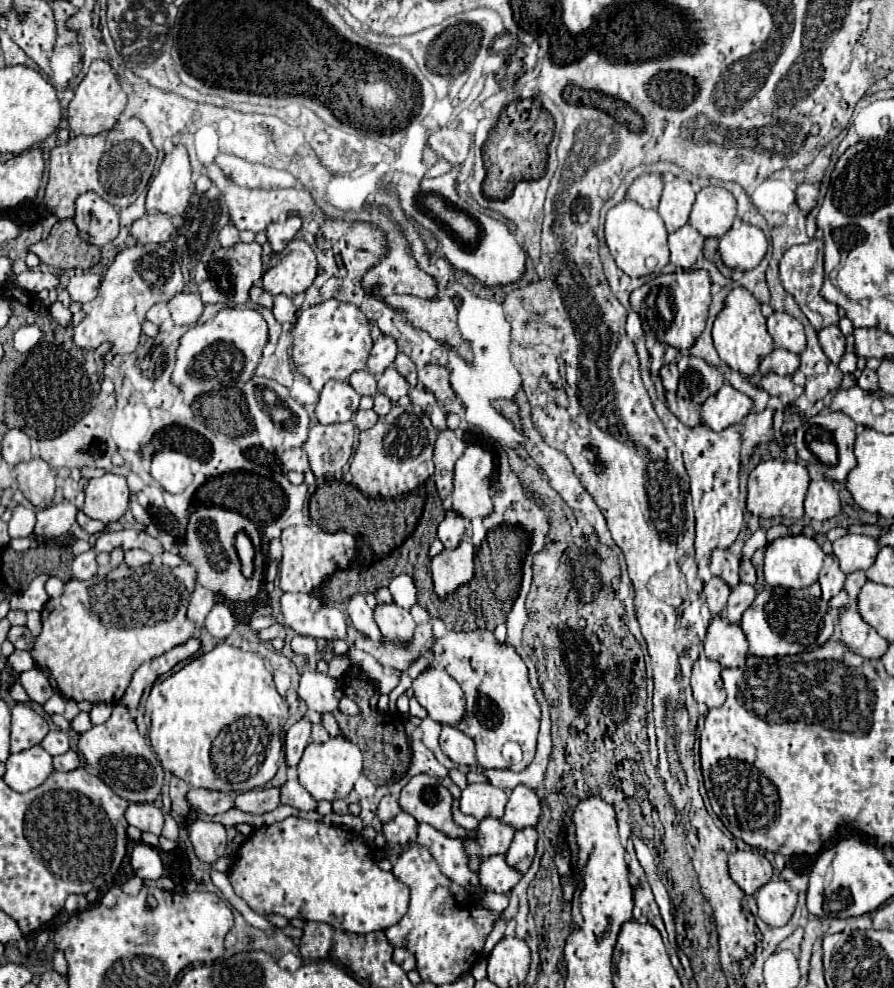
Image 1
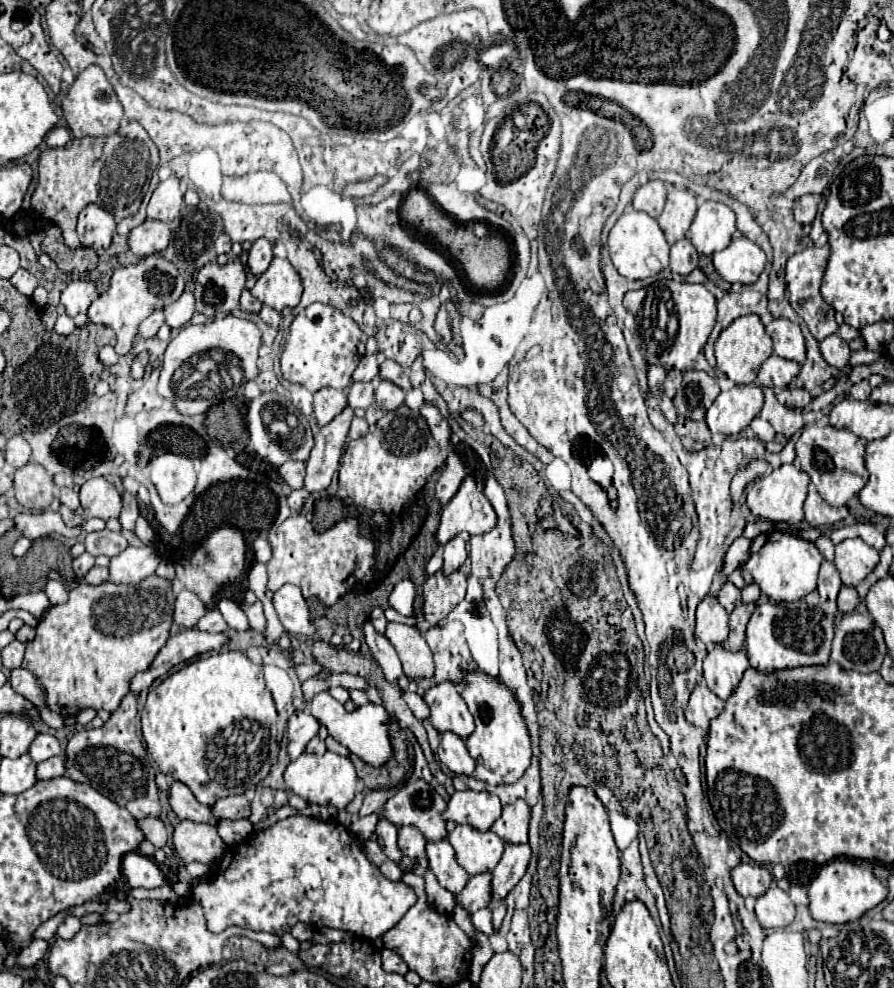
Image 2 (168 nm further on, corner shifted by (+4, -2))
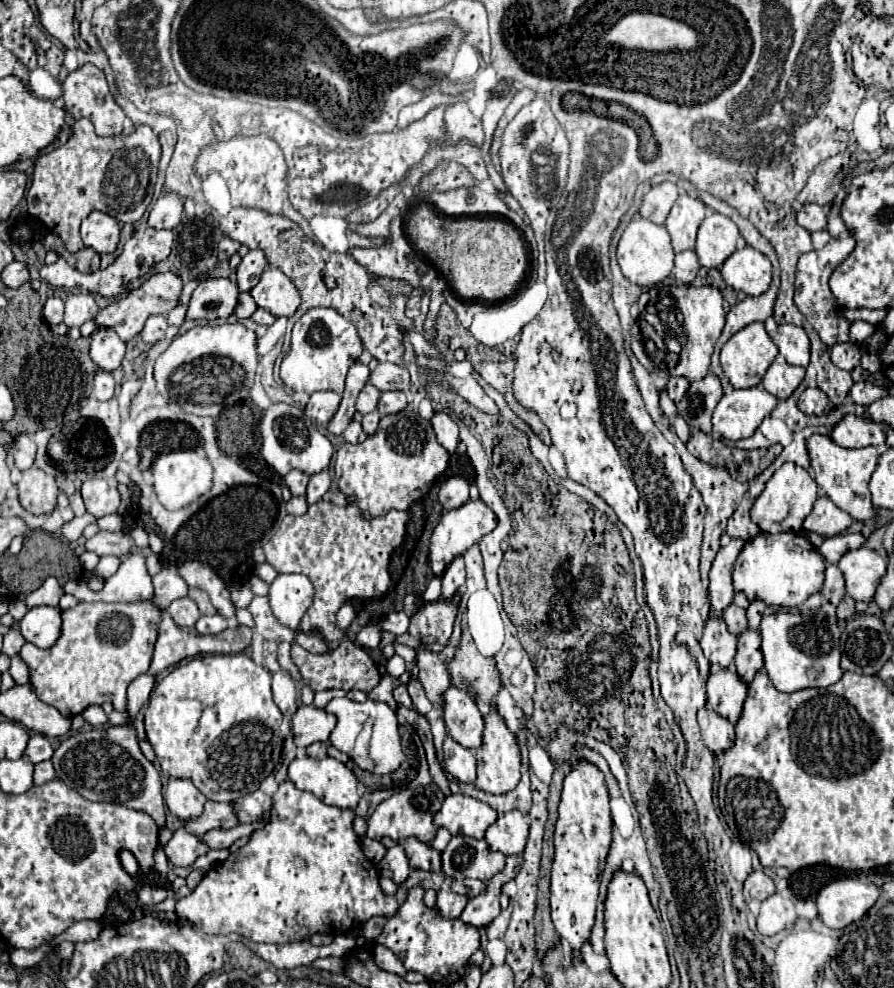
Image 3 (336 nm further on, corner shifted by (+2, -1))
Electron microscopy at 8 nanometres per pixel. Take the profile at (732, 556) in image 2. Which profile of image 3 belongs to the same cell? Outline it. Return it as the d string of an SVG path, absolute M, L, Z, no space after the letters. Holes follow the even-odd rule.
M731 540L725 548L719 550L711 572L709 572L709 602L711 602L711 614L715 618L723 618L725 608L733 602L735 590L731 584L731 572L733 572L733 564L743 548L743 540Z

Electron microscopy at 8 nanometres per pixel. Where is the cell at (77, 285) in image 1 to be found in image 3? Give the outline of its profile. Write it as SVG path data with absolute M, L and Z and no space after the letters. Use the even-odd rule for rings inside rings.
M77 292L77 294L69 294L65 298L65 326L73 328L73 326L81 326L87 320L93 320L99 312L99 306L95 302L95 298L87 292Z

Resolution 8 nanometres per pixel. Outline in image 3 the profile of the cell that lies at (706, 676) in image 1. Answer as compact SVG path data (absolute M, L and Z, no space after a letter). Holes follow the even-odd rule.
M705 706L699 710L699 726L701 726L705 744L713 754L723 754L725 750L729 750L733 746L735 726L727 724L727 720L723 720L721 716L715 716L715 712L711 712L711 708Z

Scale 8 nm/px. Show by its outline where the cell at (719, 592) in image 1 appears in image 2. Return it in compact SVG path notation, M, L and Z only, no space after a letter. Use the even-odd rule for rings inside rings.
M707 595L697 607L697 627L695 635L703 643L725 643L729 633L727 627L727 611L717 601L717 597Z

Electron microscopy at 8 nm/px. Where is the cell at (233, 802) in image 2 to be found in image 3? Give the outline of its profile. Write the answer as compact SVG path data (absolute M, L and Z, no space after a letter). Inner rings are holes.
M205 802L205 810L201 816L197 818L189 818L183 820L183 826L187 832L195 834L195 836L203 836L205 832L213 830L213 828L233 828L237 826L239 820L235 820L235 810L231 808L231 804L221 804L221 802Z

